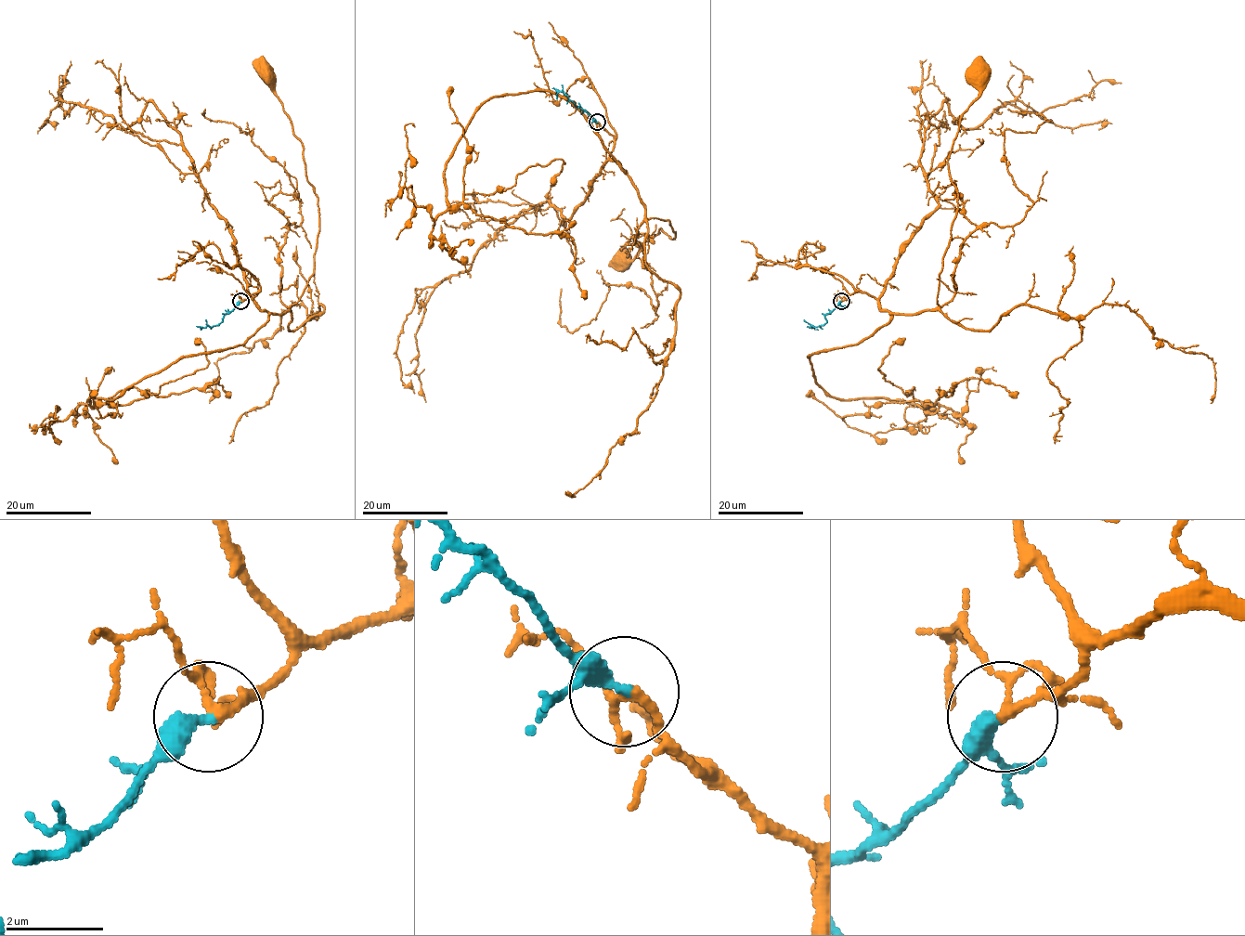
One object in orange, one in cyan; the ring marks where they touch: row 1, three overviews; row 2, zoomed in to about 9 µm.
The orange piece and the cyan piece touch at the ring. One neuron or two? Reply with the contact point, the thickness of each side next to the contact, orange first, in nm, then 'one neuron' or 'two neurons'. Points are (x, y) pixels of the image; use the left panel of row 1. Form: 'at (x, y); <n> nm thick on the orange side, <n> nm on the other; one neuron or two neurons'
at (240, 301); 140 nm thick on the orange side, 340 nm on the other; one neuron

